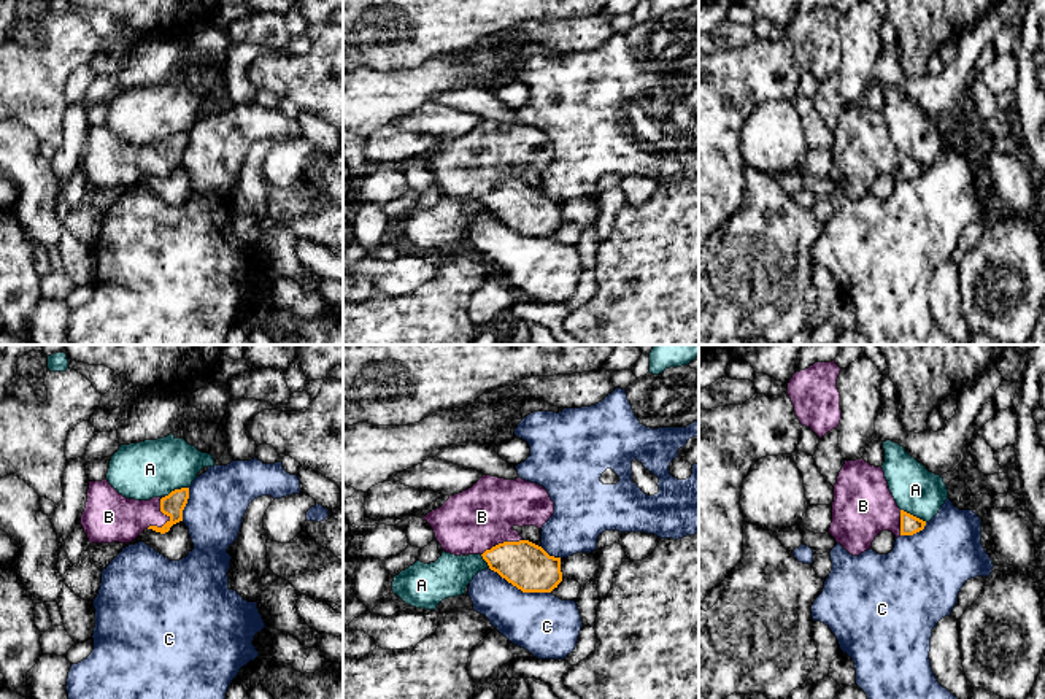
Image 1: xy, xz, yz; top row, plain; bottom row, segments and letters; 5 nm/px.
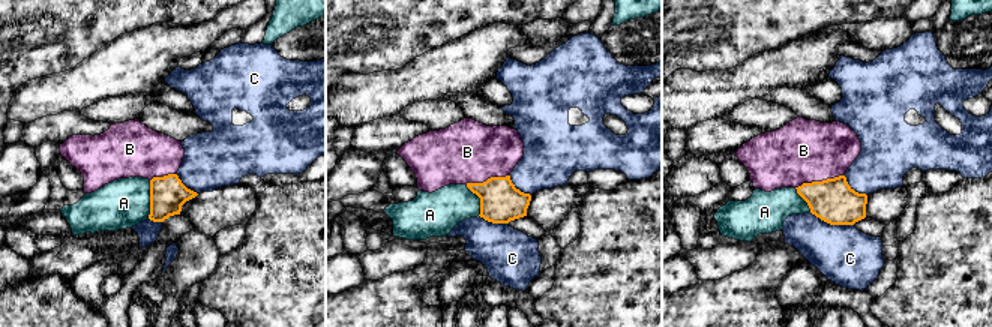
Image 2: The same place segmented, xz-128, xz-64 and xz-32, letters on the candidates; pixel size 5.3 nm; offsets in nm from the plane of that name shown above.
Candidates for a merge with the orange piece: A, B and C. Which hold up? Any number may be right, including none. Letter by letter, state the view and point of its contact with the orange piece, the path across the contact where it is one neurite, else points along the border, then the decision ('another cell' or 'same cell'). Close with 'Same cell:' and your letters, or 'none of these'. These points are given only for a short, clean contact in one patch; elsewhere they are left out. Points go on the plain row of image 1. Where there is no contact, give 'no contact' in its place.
A: meets orange in yz at (912, 159); another cell
B: meets orange in xy at (170, 162); runs through xy (173, 148), (170, 151), (170, 162), (121, 164); same cell
C: meets orange in xz at (520, 232); another cell
Same cell: B

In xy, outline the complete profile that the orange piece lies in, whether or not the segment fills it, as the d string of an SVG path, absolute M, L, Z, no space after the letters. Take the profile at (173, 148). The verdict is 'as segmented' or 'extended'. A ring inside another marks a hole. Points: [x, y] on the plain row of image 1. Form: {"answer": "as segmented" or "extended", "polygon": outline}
{"answer": "extended", "polygon": "M108 124L89 126L81 170L91 187L129 187L145 173L165 178L183 165L189 132L172 135L149 145L127 143Z"}

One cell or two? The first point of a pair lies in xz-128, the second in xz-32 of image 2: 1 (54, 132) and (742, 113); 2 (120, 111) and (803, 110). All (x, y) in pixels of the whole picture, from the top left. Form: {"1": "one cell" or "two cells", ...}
{"1": "two cells", "2": "two cells"}

